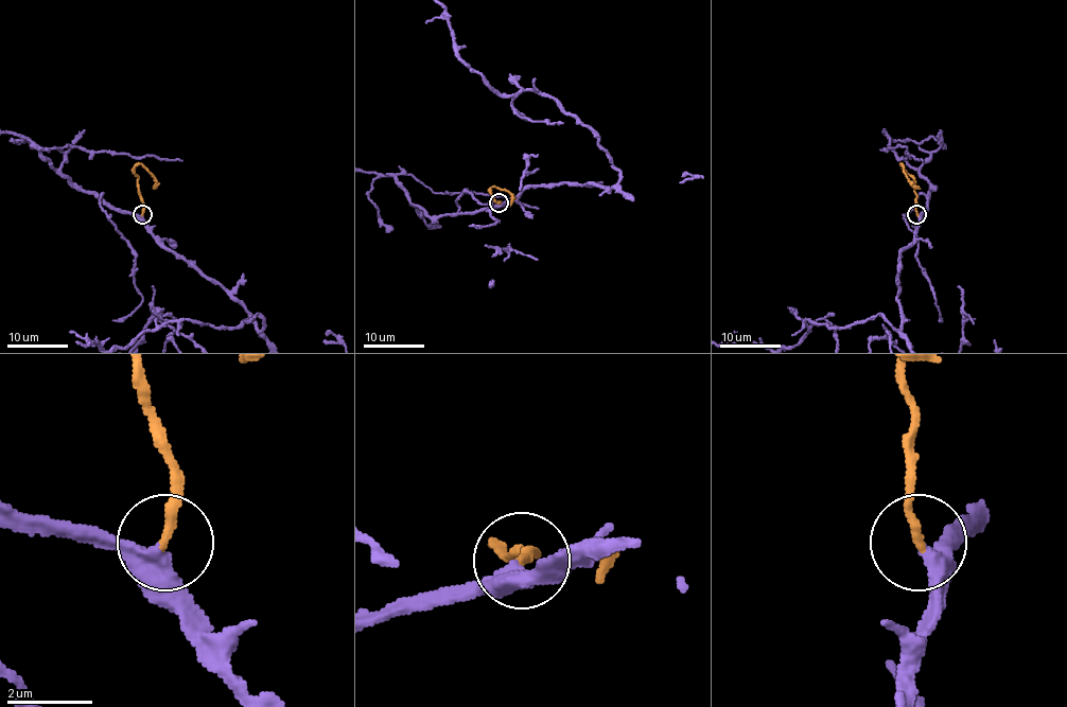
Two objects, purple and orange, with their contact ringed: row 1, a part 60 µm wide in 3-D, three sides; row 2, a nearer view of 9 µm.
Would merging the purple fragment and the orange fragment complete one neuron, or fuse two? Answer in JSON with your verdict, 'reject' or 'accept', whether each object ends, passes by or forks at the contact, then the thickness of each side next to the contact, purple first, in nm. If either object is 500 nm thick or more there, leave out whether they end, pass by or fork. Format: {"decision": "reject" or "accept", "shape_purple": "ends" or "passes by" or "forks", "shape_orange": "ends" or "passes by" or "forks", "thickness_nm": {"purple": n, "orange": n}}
{"decision": "accept", "shape_purple": "passes by", "shape_orange": "ends", "thickness_nm": {"purple": 320, "orange": 200}}

